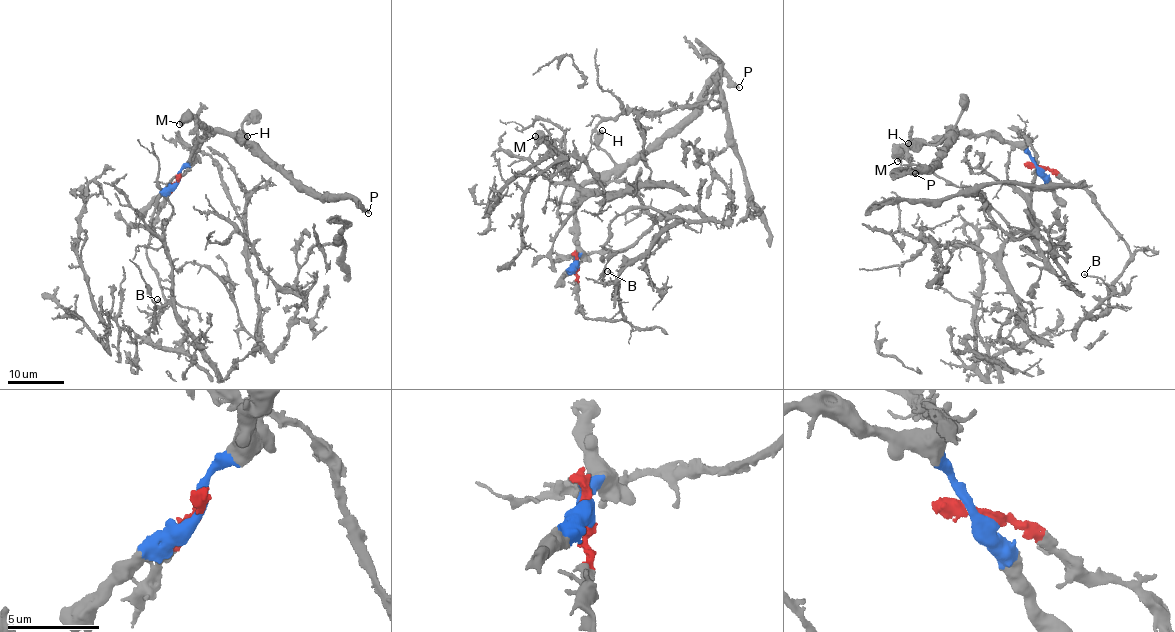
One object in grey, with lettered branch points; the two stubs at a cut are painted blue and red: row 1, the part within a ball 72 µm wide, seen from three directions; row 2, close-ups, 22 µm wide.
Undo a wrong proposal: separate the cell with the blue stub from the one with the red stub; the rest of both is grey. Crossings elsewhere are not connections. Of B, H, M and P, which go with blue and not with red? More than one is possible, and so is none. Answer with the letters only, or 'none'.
H, M, P

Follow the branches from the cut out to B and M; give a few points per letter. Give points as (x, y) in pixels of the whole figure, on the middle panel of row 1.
B: (576, 264), (577, 302), (584, 316), (615, 321), (624, 316), (618, 290), (619, 279), (606, 271)
M: (576, 263), (576, 186), (562, 159), (542, 138), (535, 135)

